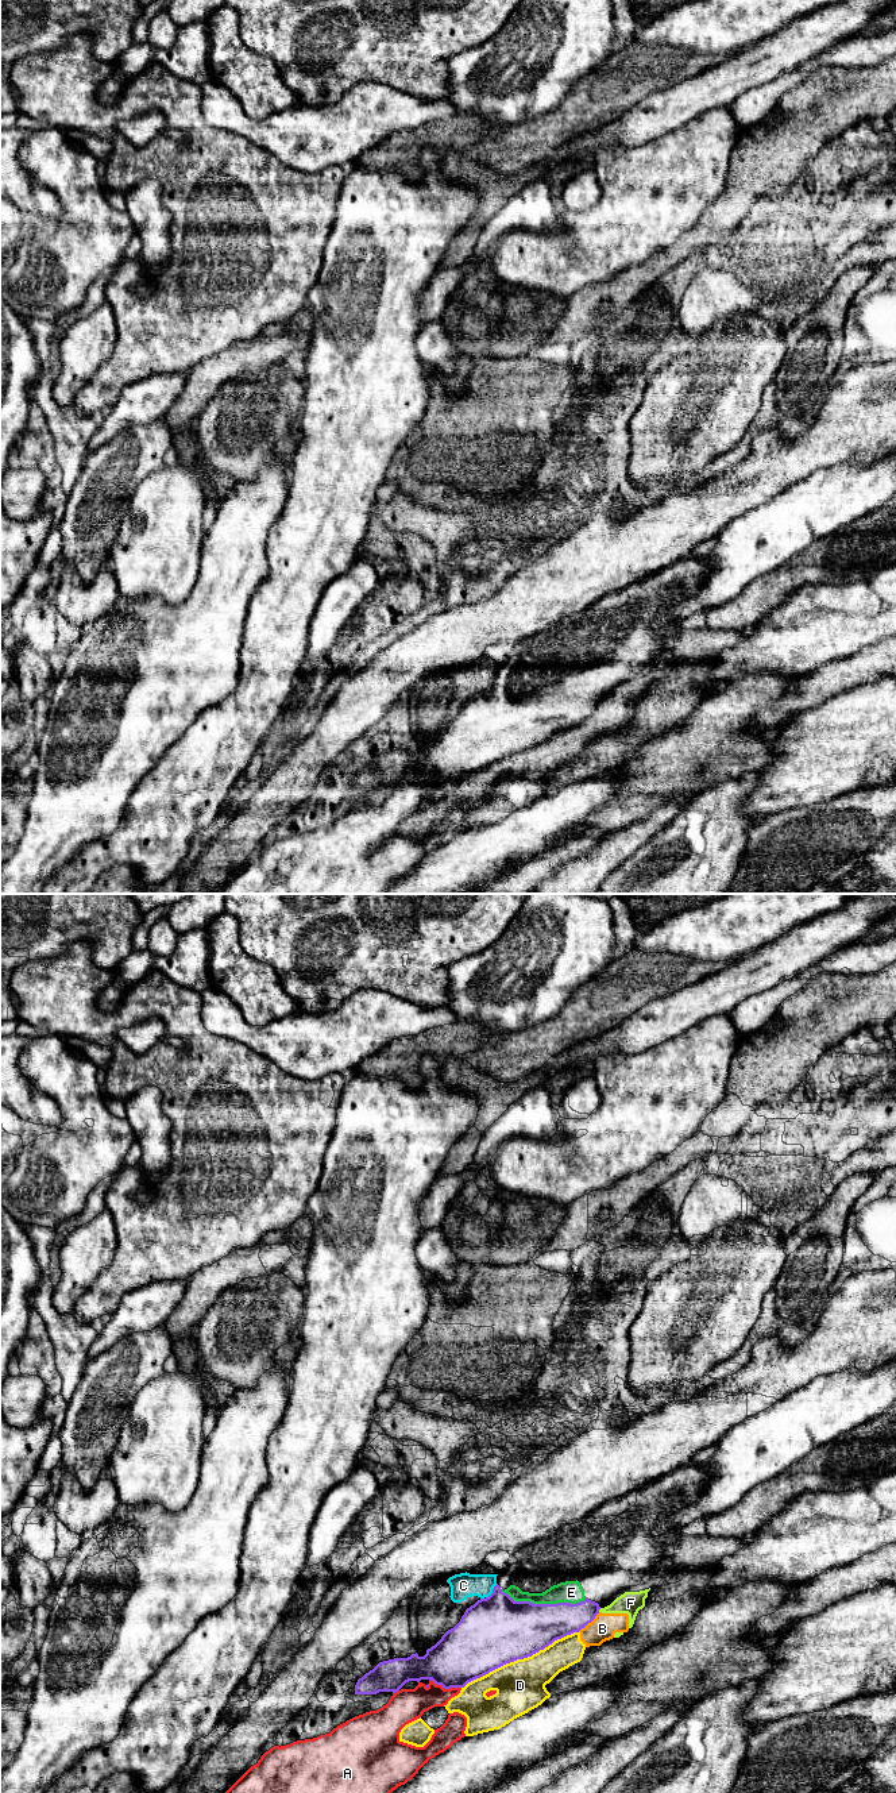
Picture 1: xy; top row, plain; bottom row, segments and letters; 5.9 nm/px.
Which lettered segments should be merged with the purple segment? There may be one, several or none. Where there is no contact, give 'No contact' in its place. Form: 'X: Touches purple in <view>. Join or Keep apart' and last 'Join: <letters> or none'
A: Touches purple in xy. Keep apart
B: Touches purple in xy. Keep apart
C: Touches purple in xy. Keep apart
D: Touches purple in xy. Keep apart
E: Touches purple in xy. Join
F: Touches purple in xy. Keep apart
Join: E

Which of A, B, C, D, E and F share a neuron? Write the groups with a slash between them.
A / B D F / C / E

